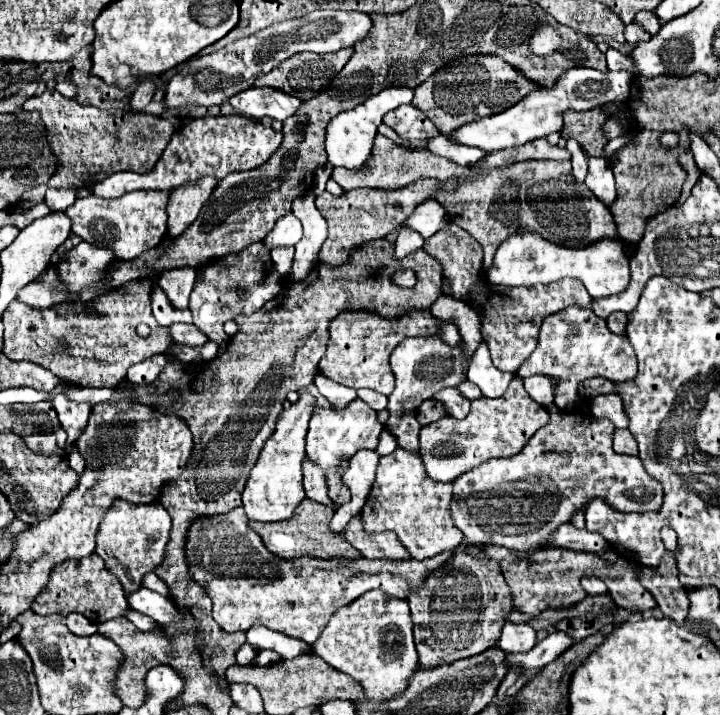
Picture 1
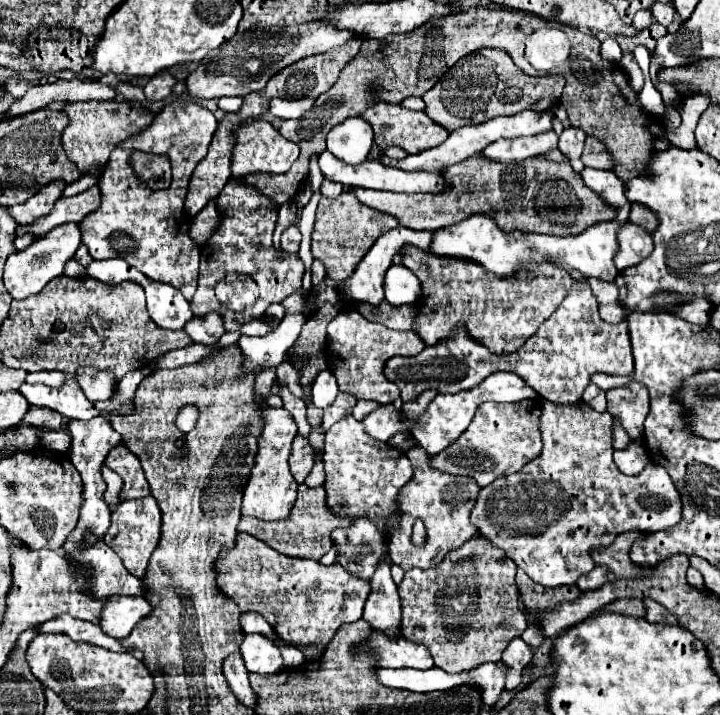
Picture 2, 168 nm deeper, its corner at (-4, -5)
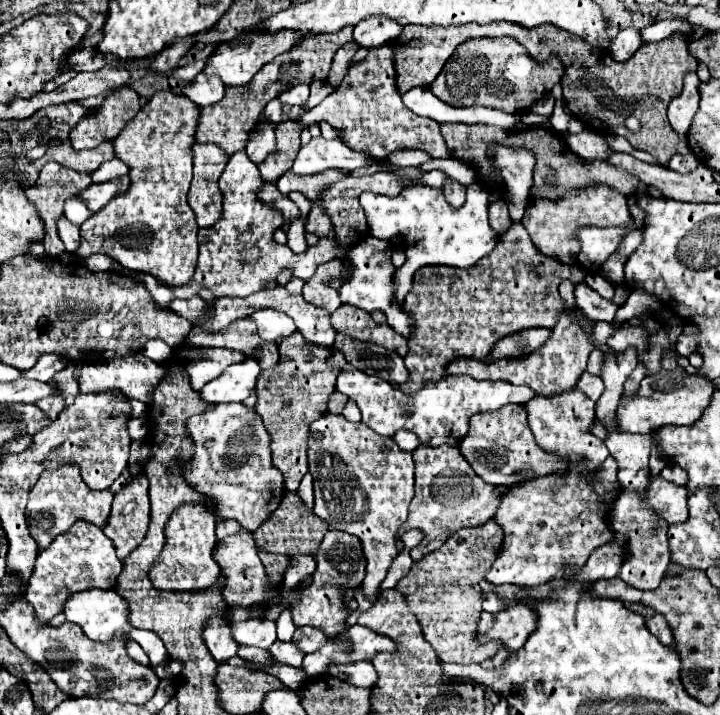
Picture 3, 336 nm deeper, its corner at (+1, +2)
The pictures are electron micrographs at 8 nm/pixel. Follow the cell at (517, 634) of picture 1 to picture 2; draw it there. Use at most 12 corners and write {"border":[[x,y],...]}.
{"border":[[513,639],[501,661],[509,667],[505,691],[521,685],[521,671],[531,661],[531,647]]}

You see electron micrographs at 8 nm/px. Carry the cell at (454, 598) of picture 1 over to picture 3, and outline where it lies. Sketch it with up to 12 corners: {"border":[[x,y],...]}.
{"border":[[502,530],[454,532],[396,584],[442,662],[482,664],[480,580]]}

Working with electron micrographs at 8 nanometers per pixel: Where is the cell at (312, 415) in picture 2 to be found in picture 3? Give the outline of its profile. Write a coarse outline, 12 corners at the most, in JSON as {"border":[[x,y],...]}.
{"border":[[296,330],[256,382],[288,492],[308,472],[310,424],[338,370]]}

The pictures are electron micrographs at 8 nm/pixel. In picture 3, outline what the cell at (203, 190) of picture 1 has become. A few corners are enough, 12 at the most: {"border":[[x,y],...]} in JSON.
{"border":[[352,28],[306,36],[204,106],[196,142],[232,156],[280,92],[326,80]]}

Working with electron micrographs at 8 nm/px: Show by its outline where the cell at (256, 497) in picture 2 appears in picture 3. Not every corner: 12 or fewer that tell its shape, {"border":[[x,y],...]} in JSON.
{"border":[[242,402],[188,418],[188,482],[256,530],[286,494]]}

